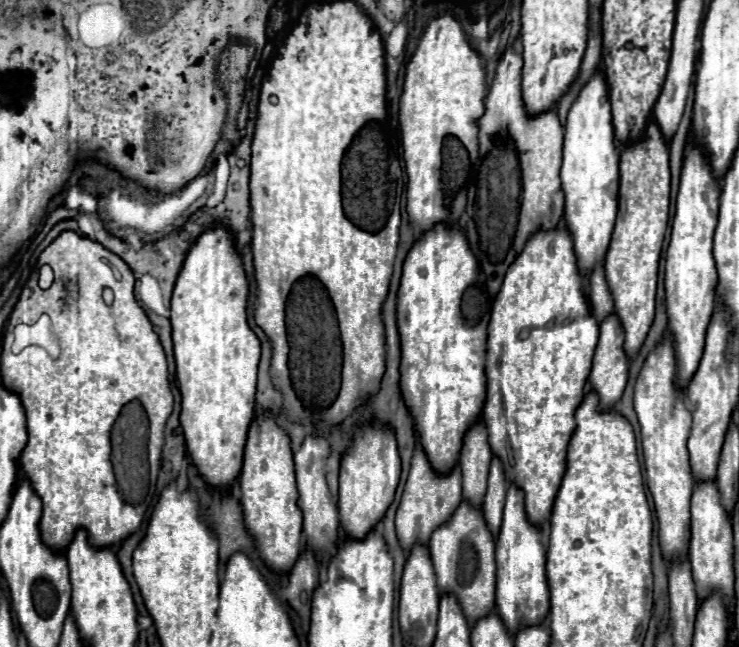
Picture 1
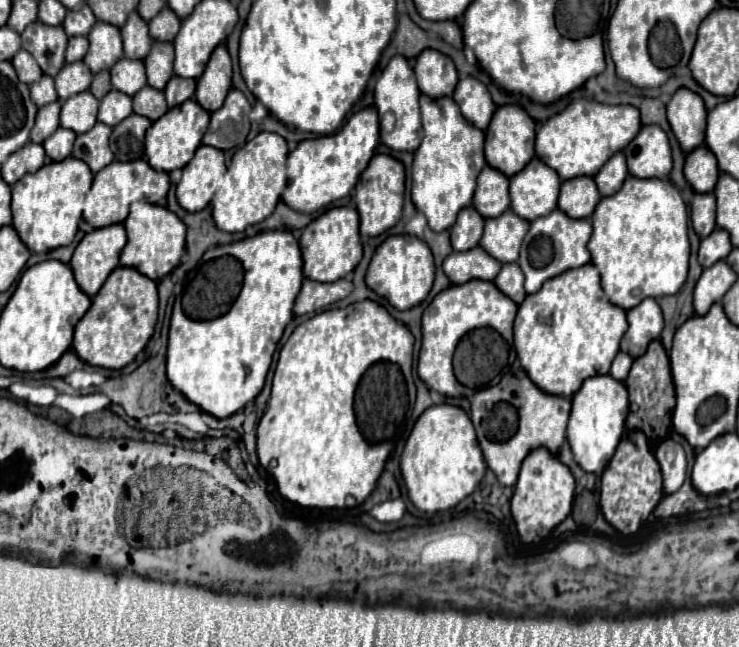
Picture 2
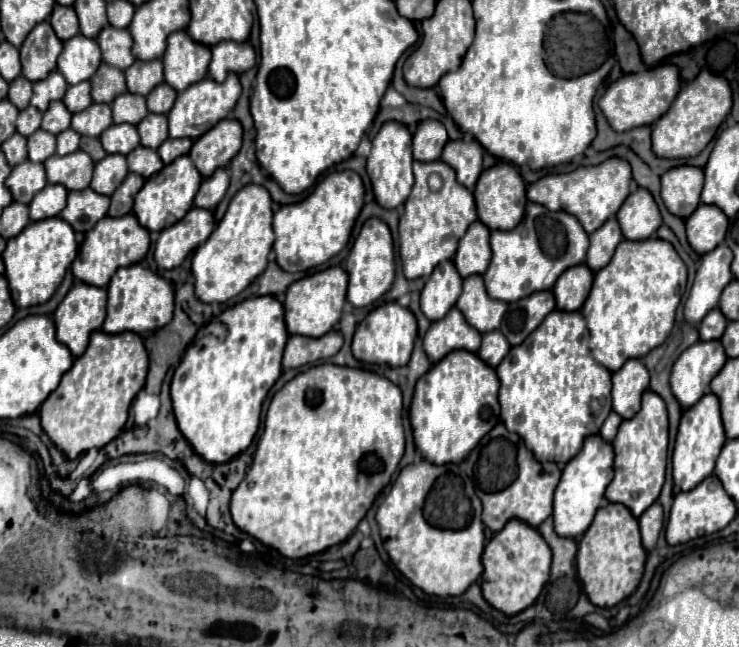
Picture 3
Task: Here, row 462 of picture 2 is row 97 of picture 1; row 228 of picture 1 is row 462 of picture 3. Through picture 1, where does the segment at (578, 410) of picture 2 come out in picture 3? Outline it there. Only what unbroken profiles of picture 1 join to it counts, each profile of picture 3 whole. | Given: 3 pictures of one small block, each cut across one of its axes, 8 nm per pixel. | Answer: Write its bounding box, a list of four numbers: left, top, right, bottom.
[554,436,614,540]

